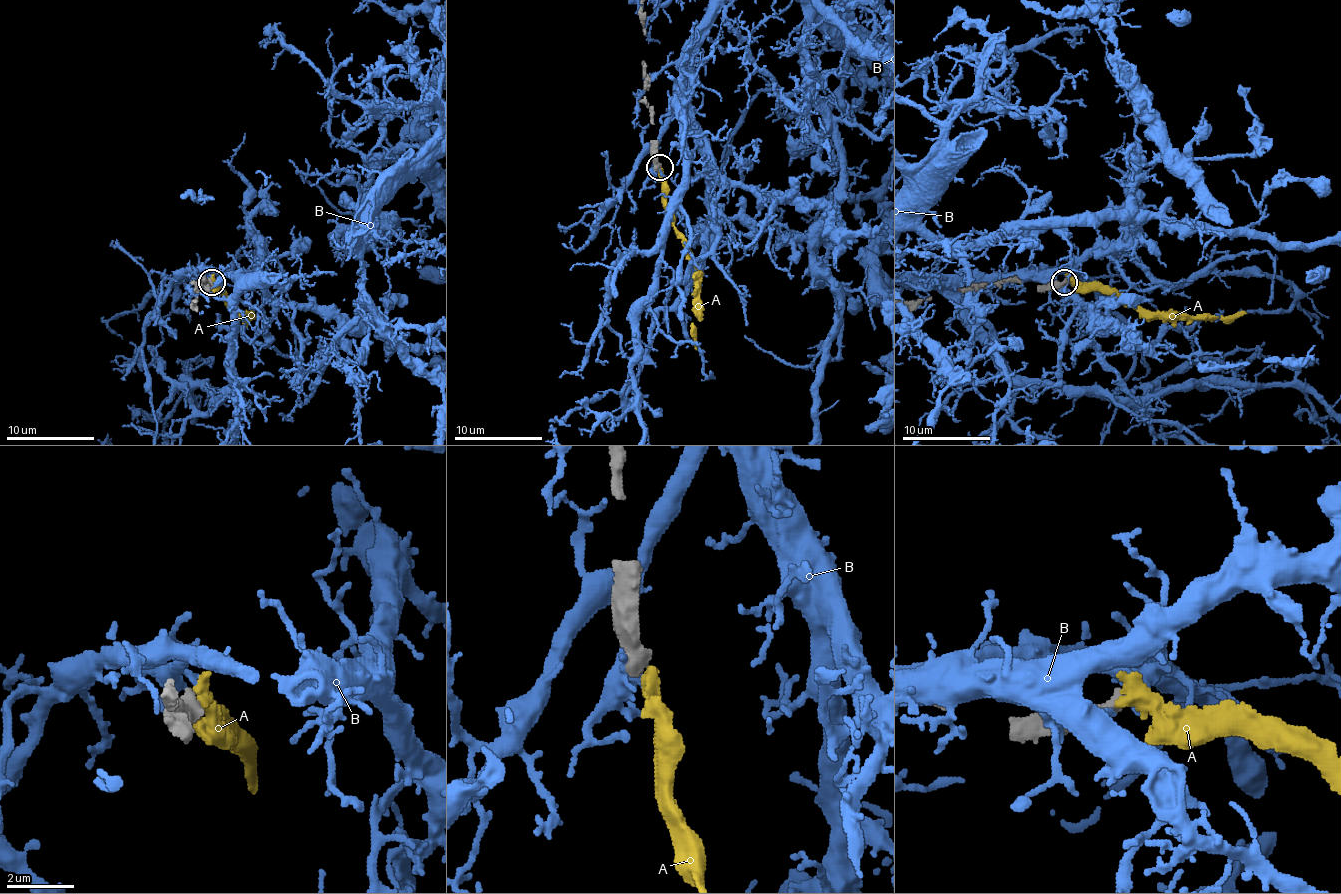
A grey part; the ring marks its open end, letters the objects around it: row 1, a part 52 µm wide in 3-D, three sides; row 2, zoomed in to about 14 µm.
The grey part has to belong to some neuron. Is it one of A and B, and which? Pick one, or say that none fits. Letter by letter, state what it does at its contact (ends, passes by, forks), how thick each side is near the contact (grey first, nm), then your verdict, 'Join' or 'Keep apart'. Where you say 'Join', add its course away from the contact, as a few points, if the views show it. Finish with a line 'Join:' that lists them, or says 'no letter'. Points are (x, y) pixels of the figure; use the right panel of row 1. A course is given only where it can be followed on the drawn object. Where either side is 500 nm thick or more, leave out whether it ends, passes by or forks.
A: Thickness 500 nm (grey) against 440 nm. Join. Its course: (1066, 281), (1101, 283), (1121, 292), (1136, 307), (1161, 314), (1247, 314)
B: Thickness 600 nm (grey) against 260 nm. Keep apart
Join: A

